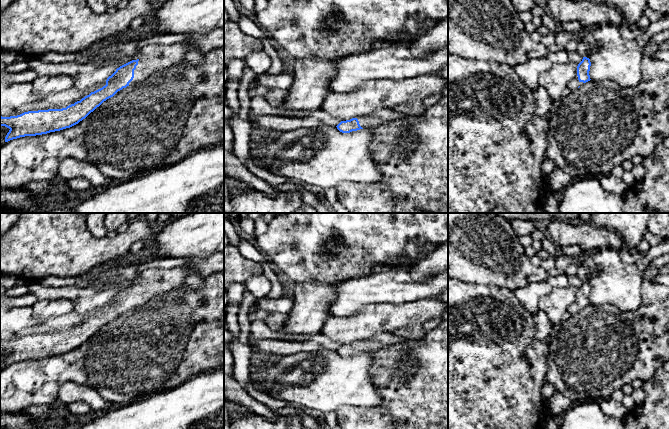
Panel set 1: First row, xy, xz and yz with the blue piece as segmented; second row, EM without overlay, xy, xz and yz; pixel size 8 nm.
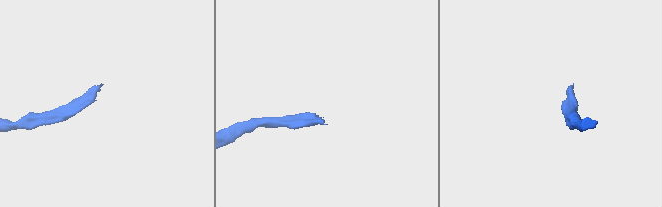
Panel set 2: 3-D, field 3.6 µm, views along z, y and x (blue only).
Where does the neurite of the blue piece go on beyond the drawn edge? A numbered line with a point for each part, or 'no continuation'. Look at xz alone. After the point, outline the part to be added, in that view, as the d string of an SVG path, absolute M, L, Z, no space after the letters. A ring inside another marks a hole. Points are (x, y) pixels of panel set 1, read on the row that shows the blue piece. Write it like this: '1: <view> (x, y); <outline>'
1: xz (384, 115); M382 108L373 113L357 117L360 126L363 129L371 129L373 127L391 122L395 119L401 118L404 114L401 112L395 111L391 108Z

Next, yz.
1: yz (574, 83); M576 74L576 76L569 82L568 88L569 88L570 90L575 90L575 89L577 89L579 86L581 86L581 85L583 85L583 84L584 84L583 82L580 82L580 81L578 80L578 76L577 76L577 74Z

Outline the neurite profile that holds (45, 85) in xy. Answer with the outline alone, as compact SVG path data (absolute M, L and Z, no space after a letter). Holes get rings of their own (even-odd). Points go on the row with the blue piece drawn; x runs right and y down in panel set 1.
M69 75L38 76L31 84L33 87L33 97L41 100L44 97L68 90L74 86L75 79Z

